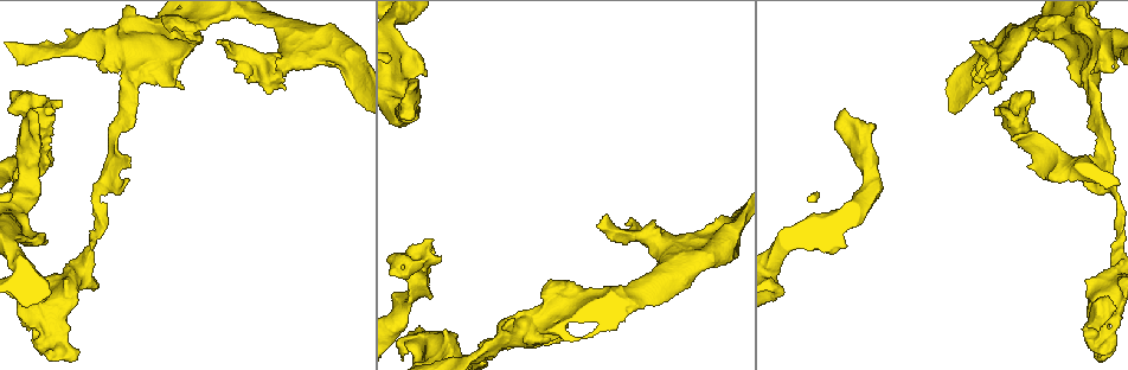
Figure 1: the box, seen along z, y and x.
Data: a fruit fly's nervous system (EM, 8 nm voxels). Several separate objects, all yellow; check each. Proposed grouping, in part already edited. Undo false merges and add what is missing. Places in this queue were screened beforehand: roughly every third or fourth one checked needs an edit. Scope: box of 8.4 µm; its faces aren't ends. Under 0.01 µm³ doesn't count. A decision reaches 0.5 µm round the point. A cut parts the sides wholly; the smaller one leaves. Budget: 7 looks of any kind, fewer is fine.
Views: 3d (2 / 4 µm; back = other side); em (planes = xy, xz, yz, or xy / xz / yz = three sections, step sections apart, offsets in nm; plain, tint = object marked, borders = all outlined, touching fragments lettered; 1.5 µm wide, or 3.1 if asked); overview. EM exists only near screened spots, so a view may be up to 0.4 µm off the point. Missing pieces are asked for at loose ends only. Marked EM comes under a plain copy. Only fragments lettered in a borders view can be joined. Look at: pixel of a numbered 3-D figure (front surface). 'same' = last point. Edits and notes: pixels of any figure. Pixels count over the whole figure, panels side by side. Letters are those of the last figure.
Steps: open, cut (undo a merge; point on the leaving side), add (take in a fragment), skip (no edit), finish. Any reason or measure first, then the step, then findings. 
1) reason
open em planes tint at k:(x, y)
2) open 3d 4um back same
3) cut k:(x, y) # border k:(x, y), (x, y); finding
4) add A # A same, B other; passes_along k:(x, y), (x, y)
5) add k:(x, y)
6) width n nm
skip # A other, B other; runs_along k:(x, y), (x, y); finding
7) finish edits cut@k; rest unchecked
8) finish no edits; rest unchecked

free end
open 3d 2um at 1:(971, 42)

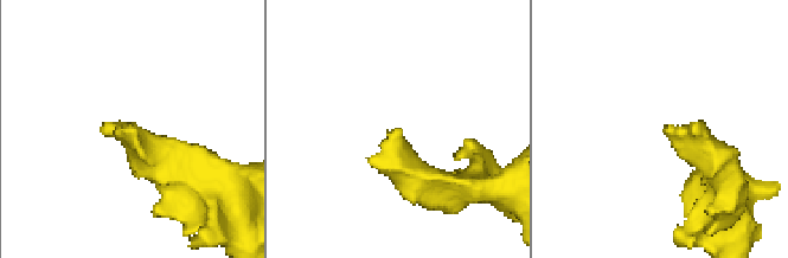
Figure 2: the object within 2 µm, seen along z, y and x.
need the tissue
open em yz step 8 borders at 2:(120, 131)

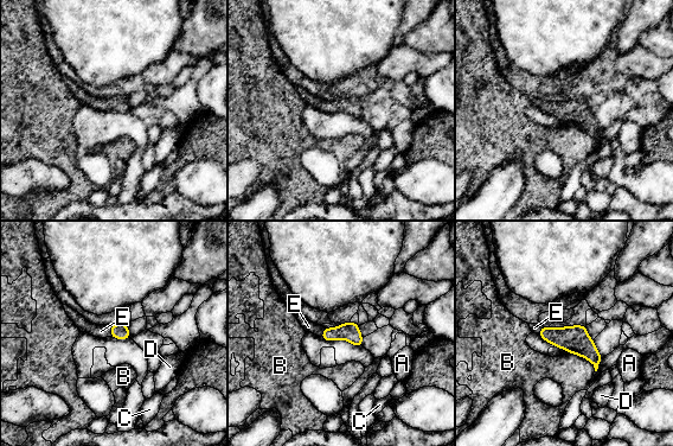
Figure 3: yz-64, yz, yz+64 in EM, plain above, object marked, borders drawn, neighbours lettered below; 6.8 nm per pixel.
add E # A other, B other, C other, D other, E same; passes_along 3:(120, 331), (110, 331), (101, 331); the neuron continues

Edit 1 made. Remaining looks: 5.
abrupt turn
open 3d 4um back at 1:(111, 155)

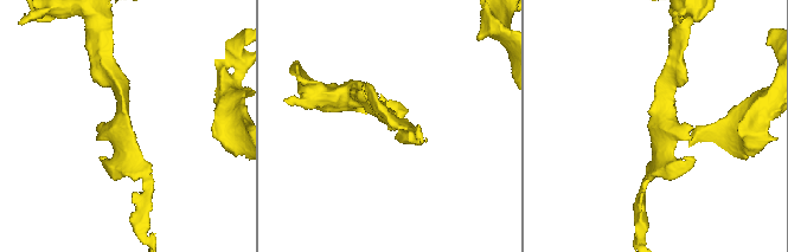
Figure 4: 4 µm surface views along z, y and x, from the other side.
open em 3.1um yz step 8 tint at 4:(383, 121)

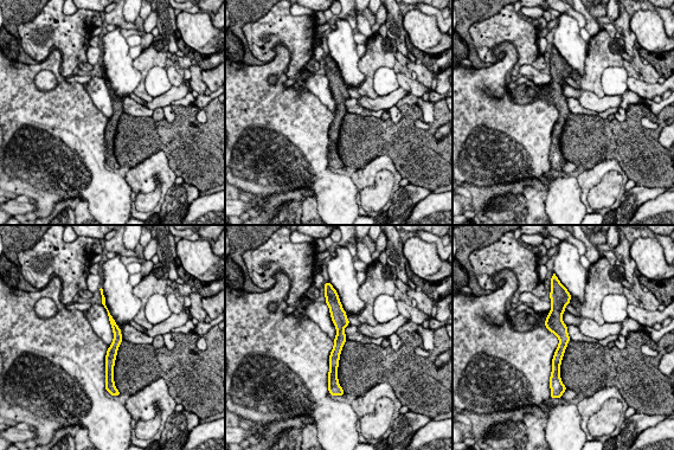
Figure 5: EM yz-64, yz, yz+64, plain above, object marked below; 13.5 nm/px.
open em 3.1um planes borders same

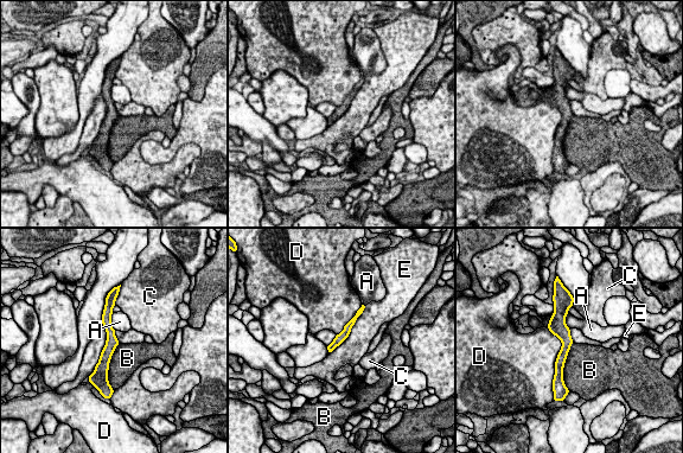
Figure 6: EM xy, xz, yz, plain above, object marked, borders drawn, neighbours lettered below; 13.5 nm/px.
width 130 nm
skip # A other, B other, C other, D other, E other; runs_along 6:(107, 308), (110, 345), (103, 374); continuous, no second neuron

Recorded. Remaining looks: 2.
branch stops here
open em planes borders at 1:(440, 257)

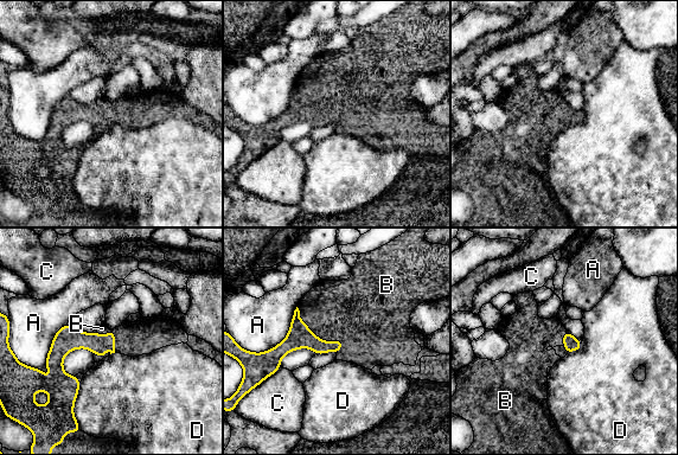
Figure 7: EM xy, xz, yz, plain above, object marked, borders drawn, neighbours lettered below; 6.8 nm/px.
longest_contact B 420 nm
add B # A other, B same, C other, D other; the neuron continues

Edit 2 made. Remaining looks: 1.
finish edits add@3, add@7; rest unchecked

